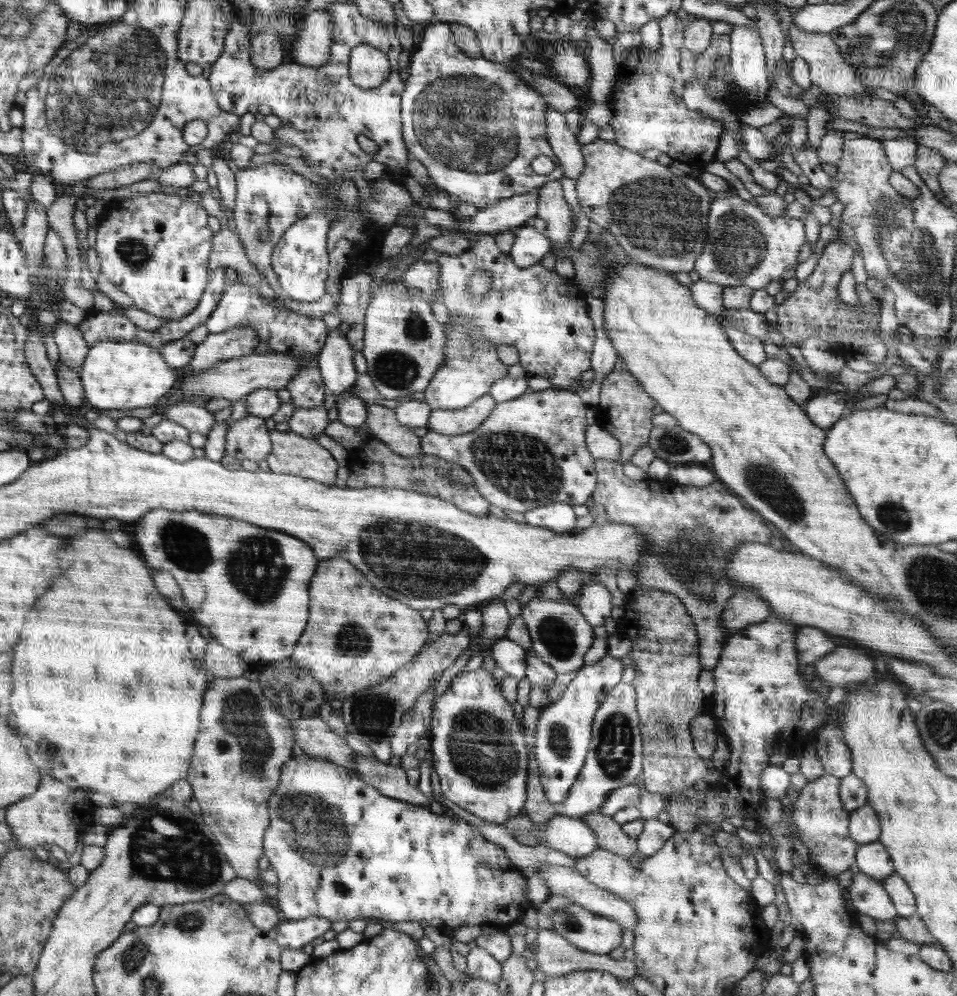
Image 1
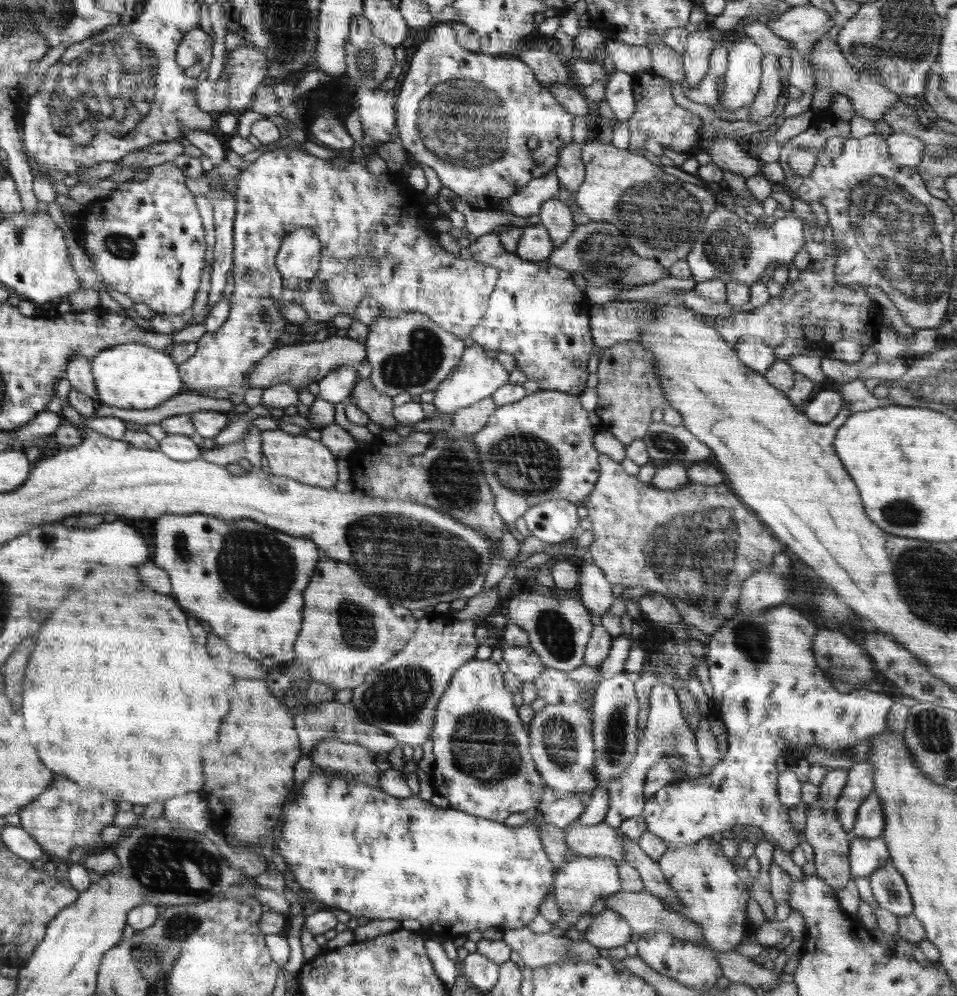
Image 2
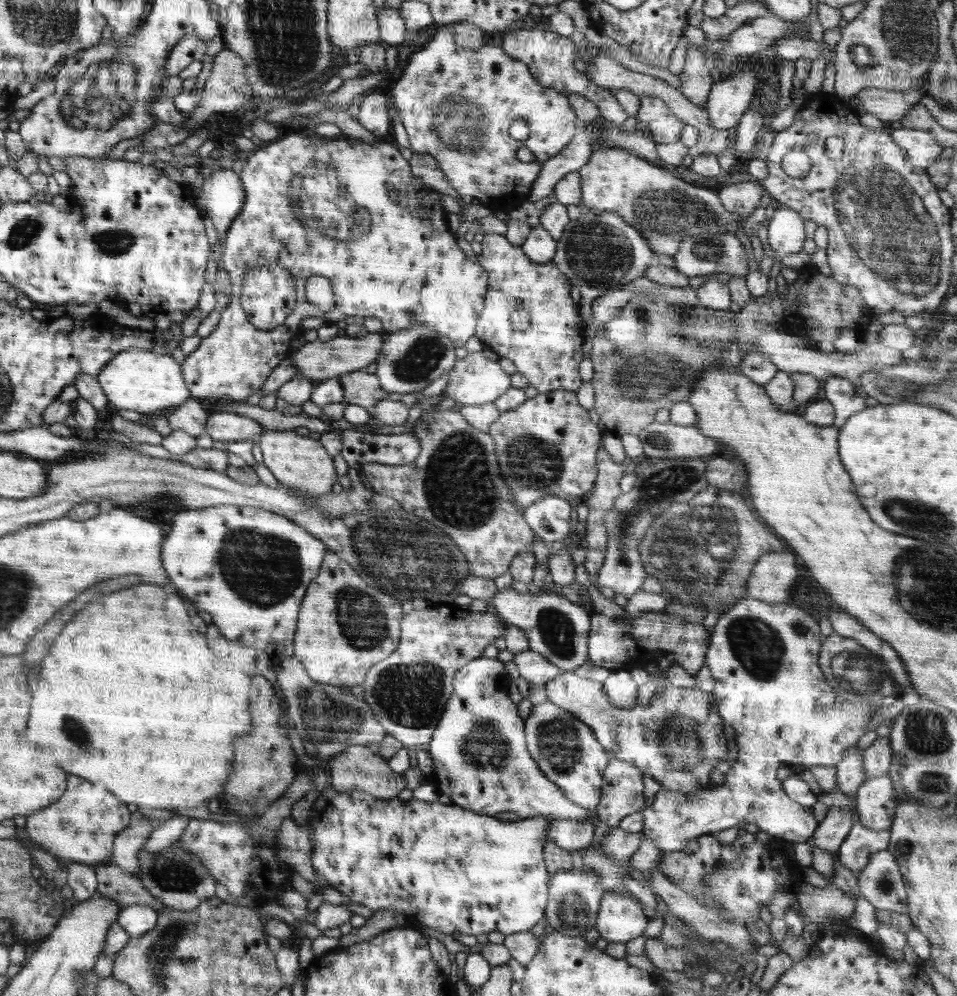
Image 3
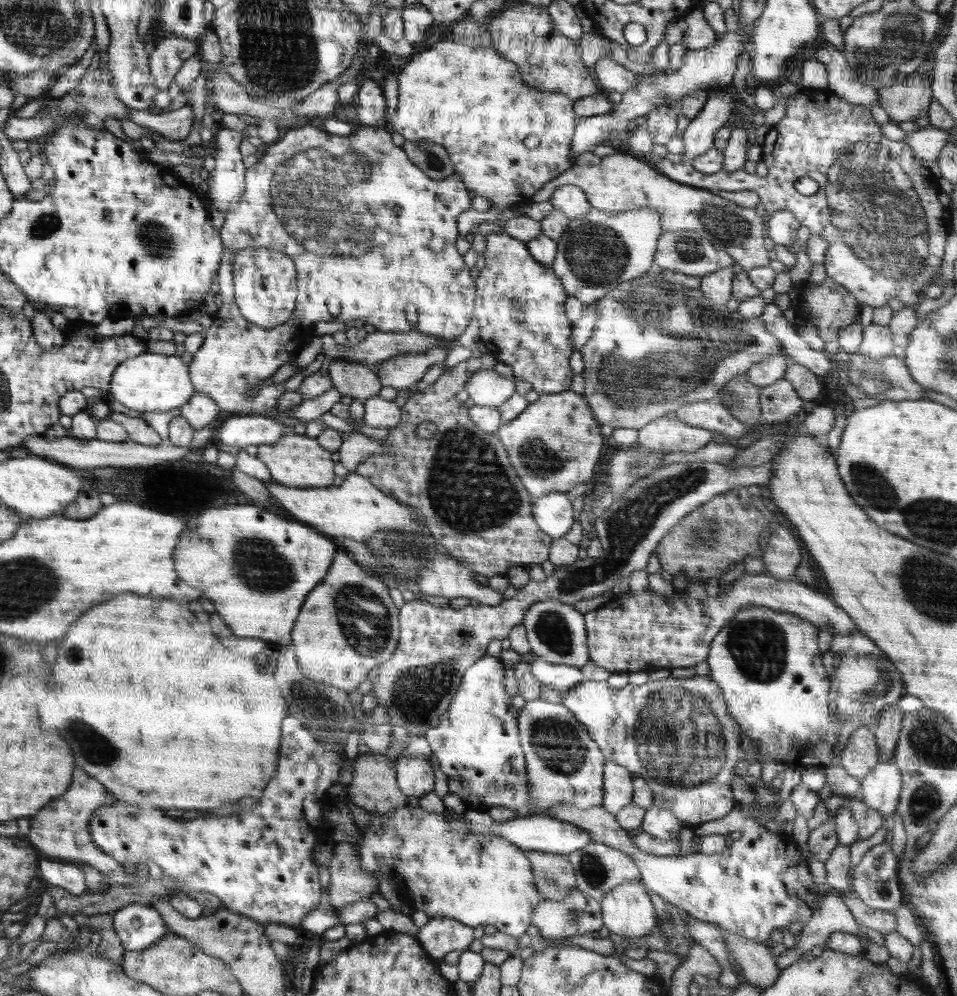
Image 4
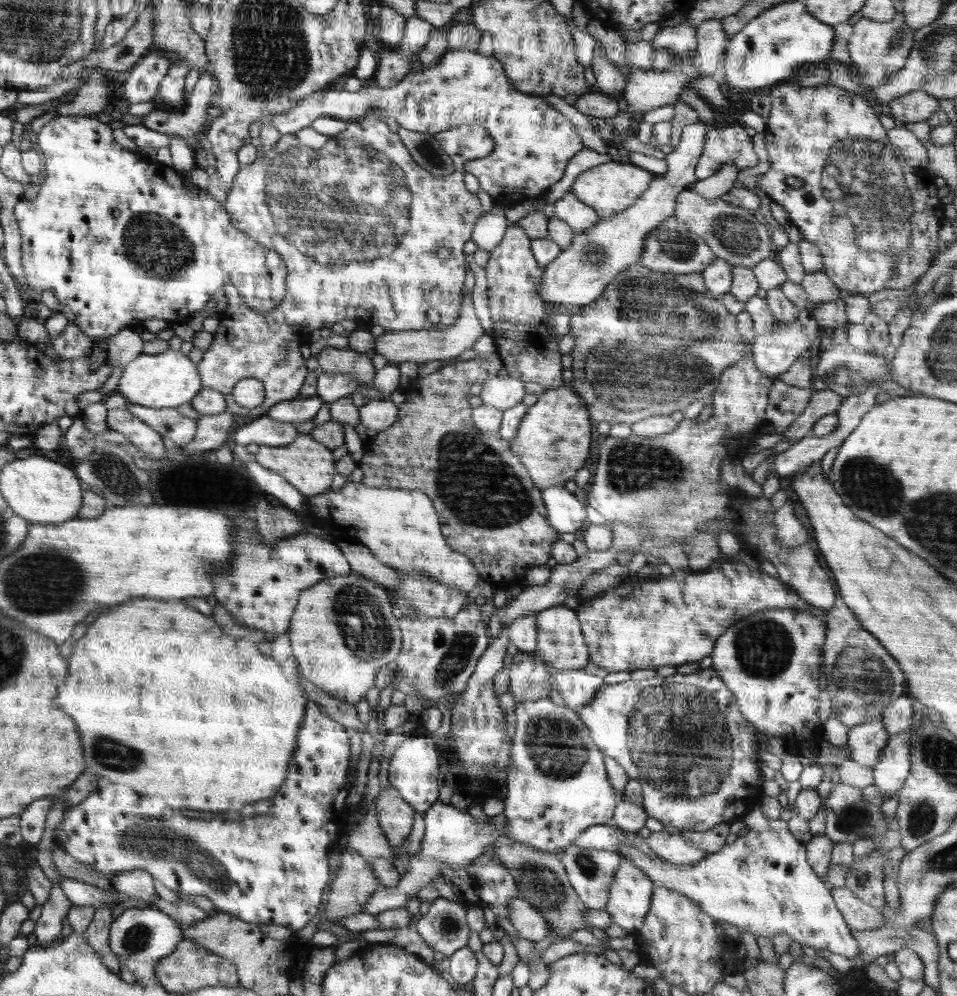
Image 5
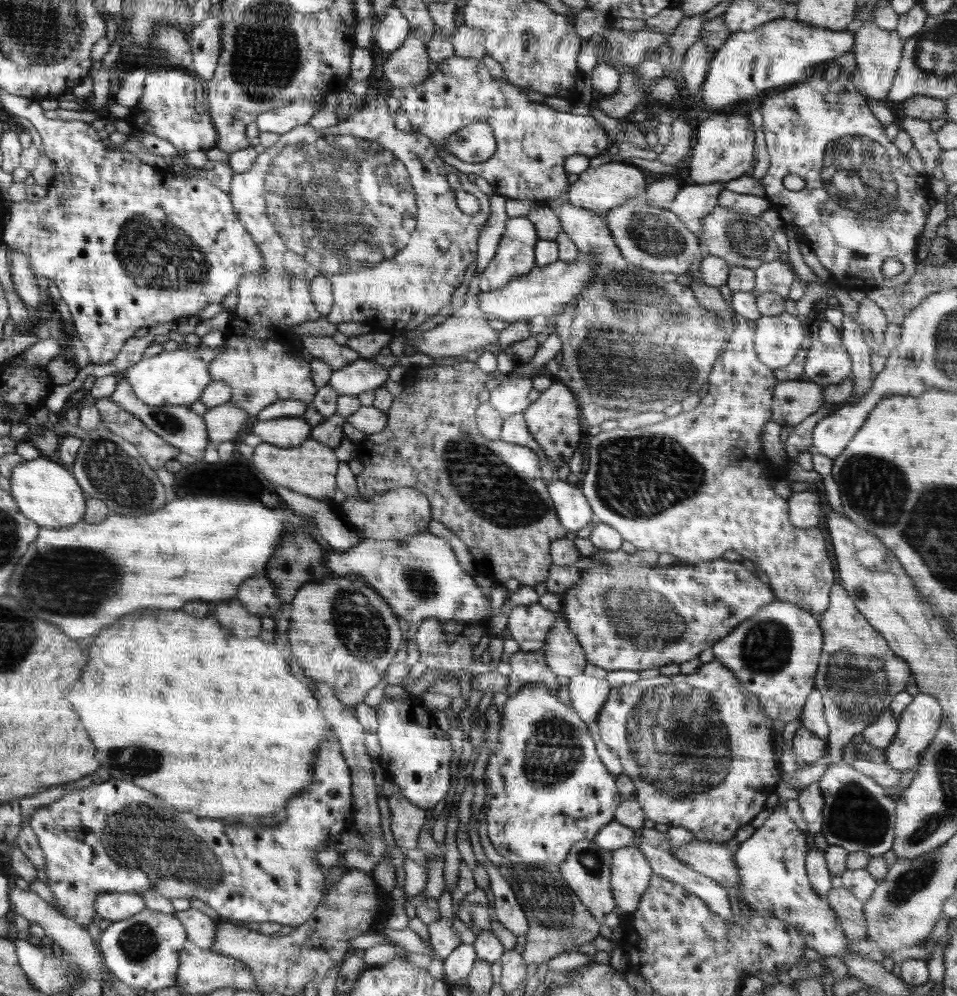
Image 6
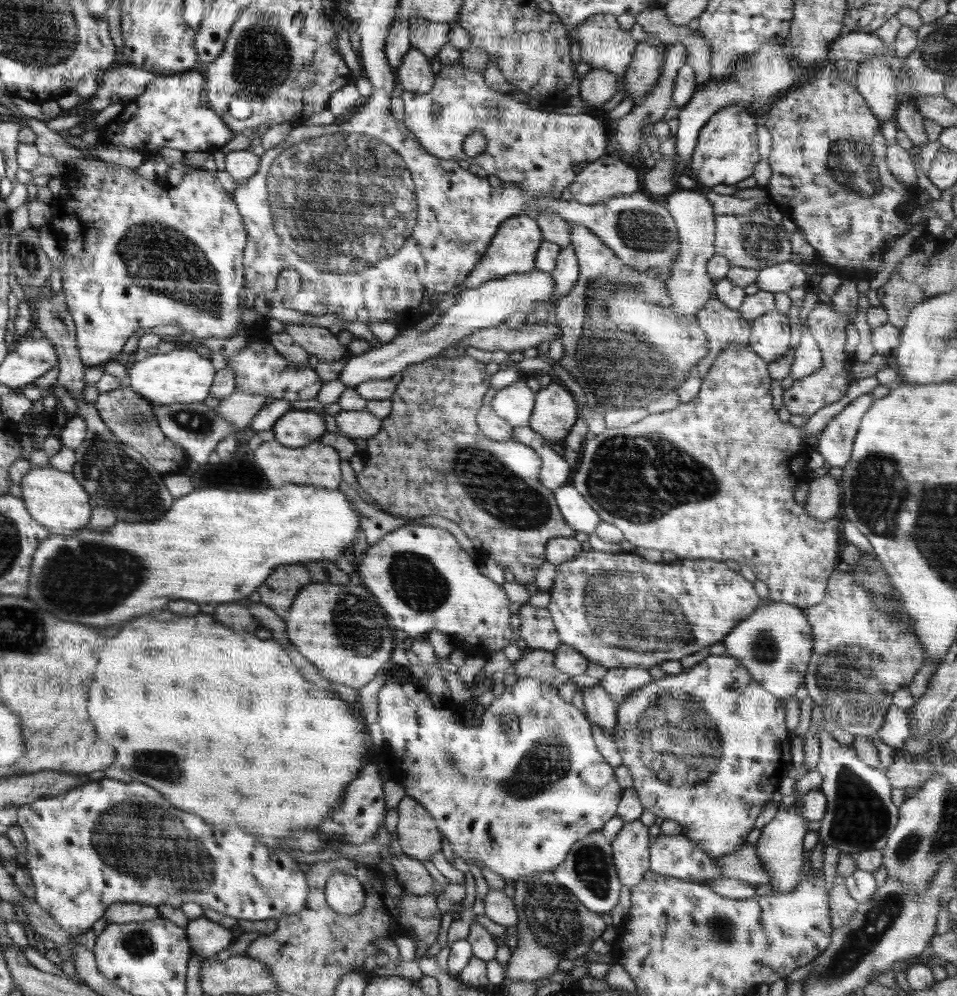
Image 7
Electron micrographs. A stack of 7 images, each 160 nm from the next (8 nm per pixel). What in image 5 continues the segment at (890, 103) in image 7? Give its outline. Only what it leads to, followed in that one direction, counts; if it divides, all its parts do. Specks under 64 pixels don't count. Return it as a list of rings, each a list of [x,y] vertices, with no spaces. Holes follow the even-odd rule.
[[[899,12],[888,22],[876,22],[871,18],[860,18],[853,25],[853,32],[847,40],[851,65],[858,68],[859,82],[865,87],[880,86],[887,82],[906,63],[914,44],[917,29],[910,28]]]

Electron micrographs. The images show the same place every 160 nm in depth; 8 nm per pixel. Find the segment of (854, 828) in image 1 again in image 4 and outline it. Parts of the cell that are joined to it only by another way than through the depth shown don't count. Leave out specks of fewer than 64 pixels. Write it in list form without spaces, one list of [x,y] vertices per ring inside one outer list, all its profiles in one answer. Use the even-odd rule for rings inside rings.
[[[893,759],[878,764],[863,779],[858,799],[883,817],[897,810],[902,788],[900,769]]]

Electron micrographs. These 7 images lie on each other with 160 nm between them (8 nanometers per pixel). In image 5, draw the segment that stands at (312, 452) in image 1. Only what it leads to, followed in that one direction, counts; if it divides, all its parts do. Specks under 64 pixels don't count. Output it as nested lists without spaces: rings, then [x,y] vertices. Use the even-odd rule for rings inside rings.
[[[310,434],[299,435],[286,446],[259,445],[258,454],[252,458],[268,468],[278,472],[304,496],[324,495],[330,488],[330,482],[336,474],[334,470],[334,458],[332,452],[321,441],[314,440]]]

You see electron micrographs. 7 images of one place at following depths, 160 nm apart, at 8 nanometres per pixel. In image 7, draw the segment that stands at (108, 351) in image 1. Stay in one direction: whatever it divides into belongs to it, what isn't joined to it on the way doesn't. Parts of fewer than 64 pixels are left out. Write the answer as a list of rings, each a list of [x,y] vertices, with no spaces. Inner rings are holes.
[[[175,349],[167,354],[154,354],[142,361],[136,361],[129,368],[129,386],[146,400],[160,405],[172,403],[200,403],[211,396],[211,388],[216,378],[216,369],[211,360],[200,356],[191,349]]]

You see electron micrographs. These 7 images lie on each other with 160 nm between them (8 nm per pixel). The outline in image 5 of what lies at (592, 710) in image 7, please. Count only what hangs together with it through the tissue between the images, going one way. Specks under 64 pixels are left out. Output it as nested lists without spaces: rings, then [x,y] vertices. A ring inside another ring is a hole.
[[[553,670],[553,687],[558,689],[564,704],[578,712],[594,700],[602,686],[606,686],[603,678],[578,670]]]

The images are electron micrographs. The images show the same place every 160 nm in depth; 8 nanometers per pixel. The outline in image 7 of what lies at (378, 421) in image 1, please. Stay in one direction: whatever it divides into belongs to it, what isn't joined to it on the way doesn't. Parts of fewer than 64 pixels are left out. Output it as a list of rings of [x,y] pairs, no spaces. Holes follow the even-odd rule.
[[[288,323],[286,334],[293,342],[320,361],[332,362],[346,356],[346,347],[337,340],[329,329],[308,323]]]

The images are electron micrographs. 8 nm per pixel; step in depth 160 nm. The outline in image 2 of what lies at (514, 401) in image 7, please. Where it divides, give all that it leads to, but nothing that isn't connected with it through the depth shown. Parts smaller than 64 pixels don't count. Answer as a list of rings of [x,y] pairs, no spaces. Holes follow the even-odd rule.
[[[472,344],[465,349],[464,355],[452,374],[433,390],[435,397],[432,404],[443,414],[455,413],[479,400],[490,398],[506,382],[508,382],[508,372],[504,370],[504,366],[497,359],[488,358],[478,344]]]

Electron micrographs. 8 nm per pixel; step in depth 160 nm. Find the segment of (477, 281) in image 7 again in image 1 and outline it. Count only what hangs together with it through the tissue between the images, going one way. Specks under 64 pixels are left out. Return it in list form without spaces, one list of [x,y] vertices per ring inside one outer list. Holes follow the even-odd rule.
[[[480,235],[477,238],[474,246],[469,248],[468,251],[465,251],[460,256],[449,255],[449,254],[440,254],[437,258],[437,263],[441,265],[441,286],[444,291],[444,300],[443,303],[446,305],[446,308],[450,313],[454,314],[454,316],[461,316],[463,319],[466,319],[467,322],[474,323],[475,327],[480,329],[480,332],[485,336],[486,340],[490,342],[490,344],[494,344],[494,346],[500,345],[508,345],[514,346],[520,353],[519,363],[520,366],[525,370],[528,375],[531,376],[542,376],[542,378],[548,378],[548,380],[552,383],[552,388],[564,389],[564,390],[576,390],[582,391],[581,387],[577,384],[577,380],[579,379],[580,374],[582,372],[586,372],[586,370],[590,370],[591,365],[591,355],[594,345],[595,338],[595,328],[593,326],[593,320],[589,317],[588,305],[586,304],[586,299],[589,297],[589,294],[584,292],[577,282],[577,280],[570,278],[563,278],[559,276],[555,270],[546,269],[544,265],[538,263],[529,268],[521,268],[518,266],[516,262],[512,258],[510,258],[509,254],[502,253],[501,248],[497,245],[496,236],[495,235]],[[478,271],[488,271],[488,273],[492,273],[492,277],[494,277],[493,290],[488,292],[484,298],[482,298],[480,303],[474,303],[472,305],[472,300],[470,294],[468,294],[468,279],[473,276],[474,273]]]

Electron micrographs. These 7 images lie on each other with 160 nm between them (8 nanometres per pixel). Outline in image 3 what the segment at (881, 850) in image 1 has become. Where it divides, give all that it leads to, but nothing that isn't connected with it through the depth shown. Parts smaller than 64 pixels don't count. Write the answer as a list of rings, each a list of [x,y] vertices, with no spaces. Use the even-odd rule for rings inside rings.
[[[856,819],[850,833],[837,850],[841,863],[853,874],[861,872],[868,864],[869,856],[887,850],[890,830],[874,831],[864,827]]]

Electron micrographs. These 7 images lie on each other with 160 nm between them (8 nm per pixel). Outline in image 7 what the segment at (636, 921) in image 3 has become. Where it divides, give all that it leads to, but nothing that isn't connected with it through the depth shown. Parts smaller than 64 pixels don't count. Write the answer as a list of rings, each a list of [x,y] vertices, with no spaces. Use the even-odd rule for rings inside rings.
[[[636,820],[624,824],[611,842],[613,864],[621,885],[634,888],[649,871],[649,828]]]

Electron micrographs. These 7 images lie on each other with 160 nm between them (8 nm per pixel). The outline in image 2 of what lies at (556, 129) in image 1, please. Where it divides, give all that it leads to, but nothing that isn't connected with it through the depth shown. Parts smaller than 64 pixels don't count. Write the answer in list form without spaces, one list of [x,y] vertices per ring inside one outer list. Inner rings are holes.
[[[573,140],[562,147],[559,154],[559,161],[555,168],[555,173],[559,178],[561,186],[573,194],[575,194],[585,179],[585,164],[581,159],[582,147],[583,143]]]

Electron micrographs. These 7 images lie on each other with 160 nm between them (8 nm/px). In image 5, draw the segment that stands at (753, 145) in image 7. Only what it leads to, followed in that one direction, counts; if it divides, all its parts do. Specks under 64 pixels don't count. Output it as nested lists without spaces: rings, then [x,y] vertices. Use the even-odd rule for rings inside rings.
[[[742,126],[708,128],[706,142],[695,168],[697,180],[712,176],[726,163],[734,163],[740,171],[756,166],[759,161],[752,146],[752,137]]]

